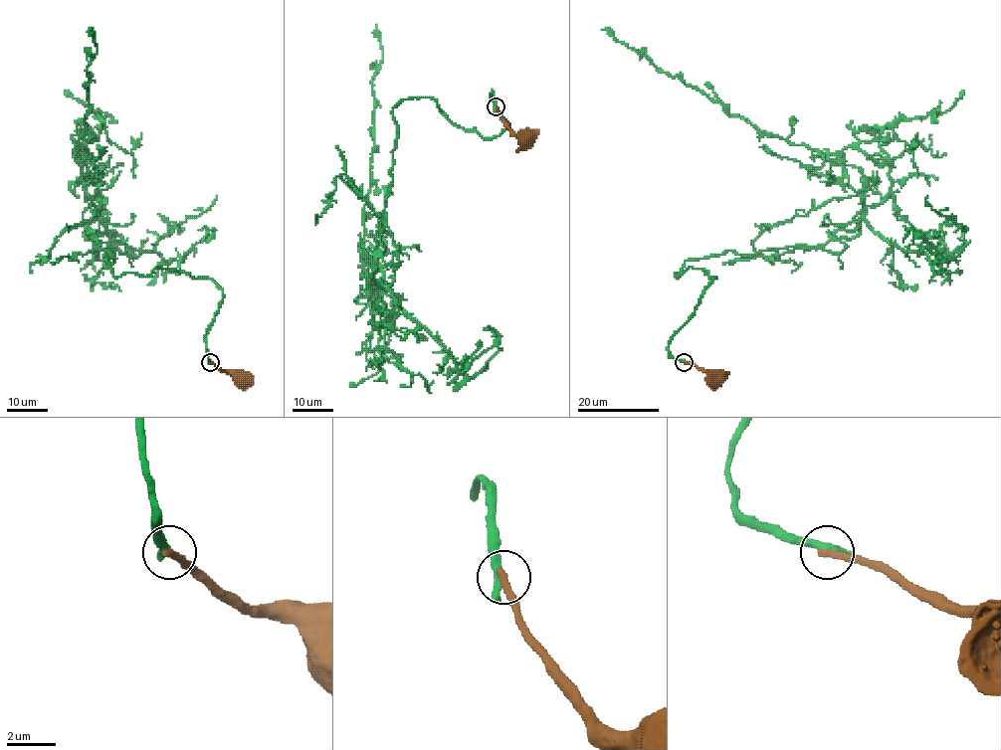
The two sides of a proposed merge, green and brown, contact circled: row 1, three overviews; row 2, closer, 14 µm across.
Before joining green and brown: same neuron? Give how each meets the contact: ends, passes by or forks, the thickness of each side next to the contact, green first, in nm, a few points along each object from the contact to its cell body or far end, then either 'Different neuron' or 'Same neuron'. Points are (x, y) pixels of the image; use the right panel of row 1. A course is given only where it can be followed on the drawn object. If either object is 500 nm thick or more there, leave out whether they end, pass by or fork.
At the ring green ends. At the ring brown ends. Thickness 440 nm (green) against 360 nm. Course of green: (684, 361), (668, 343), (716, 278), (675, 276), (686, 261), (824, 246), (863, 199), (842, 159), (601, 29). Course of brown: (684, 362), (714, 376). Different neuron

